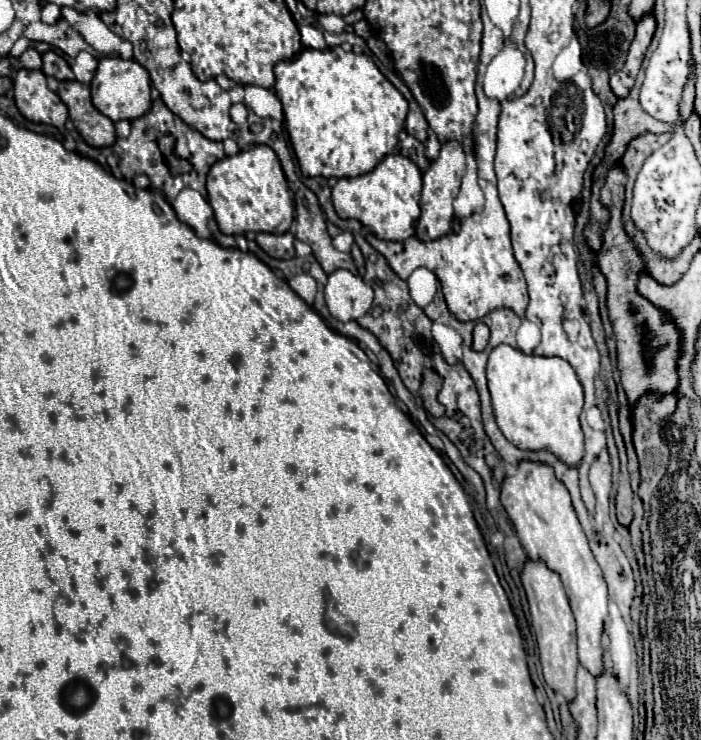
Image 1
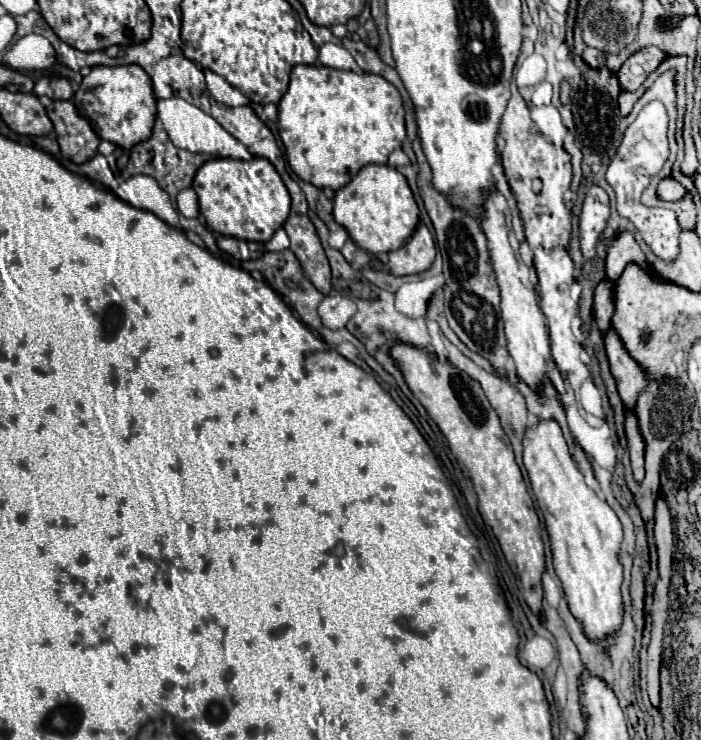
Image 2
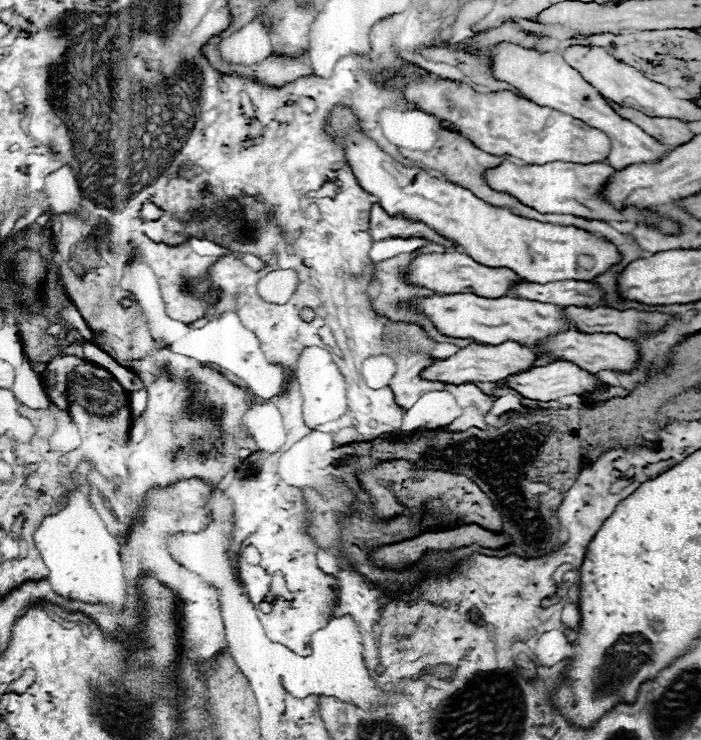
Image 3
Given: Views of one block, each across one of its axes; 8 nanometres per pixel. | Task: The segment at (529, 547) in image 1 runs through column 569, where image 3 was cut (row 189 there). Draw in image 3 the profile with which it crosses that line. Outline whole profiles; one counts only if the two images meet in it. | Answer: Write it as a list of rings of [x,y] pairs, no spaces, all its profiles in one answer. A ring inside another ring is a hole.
[[[504,160],[496,168],[490,168],[484,172],[486,184],[496,192],[508,192],[524,206],[536,208],[538,212],[550,212],[550,214],[574,214],[582,218],[594,218],[594,220],[634,220],[644,222],[650,216],[656,216],[656,212],[640,212],[634,208],[628,208],[624,212],[614,210],[606,202],[598,200],[596,194],[604,186],[604,182],[612,176],[614,168],[606,166],[602,162],[590,162],[590,164],[574,164],[574,162],[548,162],[548,164],[528,164],[520,166],[510,160]]]

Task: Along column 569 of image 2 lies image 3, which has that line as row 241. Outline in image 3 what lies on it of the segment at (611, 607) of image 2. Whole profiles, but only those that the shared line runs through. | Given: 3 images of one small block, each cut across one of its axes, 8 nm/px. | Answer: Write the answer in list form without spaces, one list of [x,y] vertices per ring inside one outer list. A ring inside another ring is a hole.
[[[336,106],[328,118],[326,132],[344,144],[344,156],[358,184],[372,196],[390,216],[424,222],[428,228],[452,242],[460,252],[472,256],[488,268],[508,268],[526,282],[548,284],[558,280],[592,280],[620,262],[616,246],[574,226],[554,226],[538,220],[522,218],[506,208],[494,208],[476,198],[470,190],[460,188],[442,178],[430,176],[416,166],[404,166],[386,154],[372,138],[364,136],[354,114]]]

